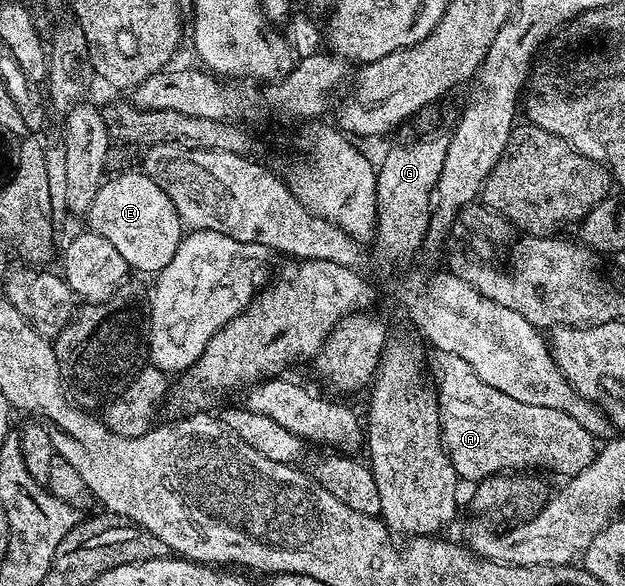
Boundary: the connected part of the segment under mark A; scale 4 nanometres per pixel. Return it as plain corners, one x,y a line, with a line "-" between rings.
444,354
436,358
441,375
441,384
436,385
441,440
462,481
480,482
506,470
537,470
533,468
546,468
558,472
561,478
571,478
592,463
599,451
595,437
583,430
571,414
531,406
503,394
503,390
495,390
495,386
487,386
463,358

